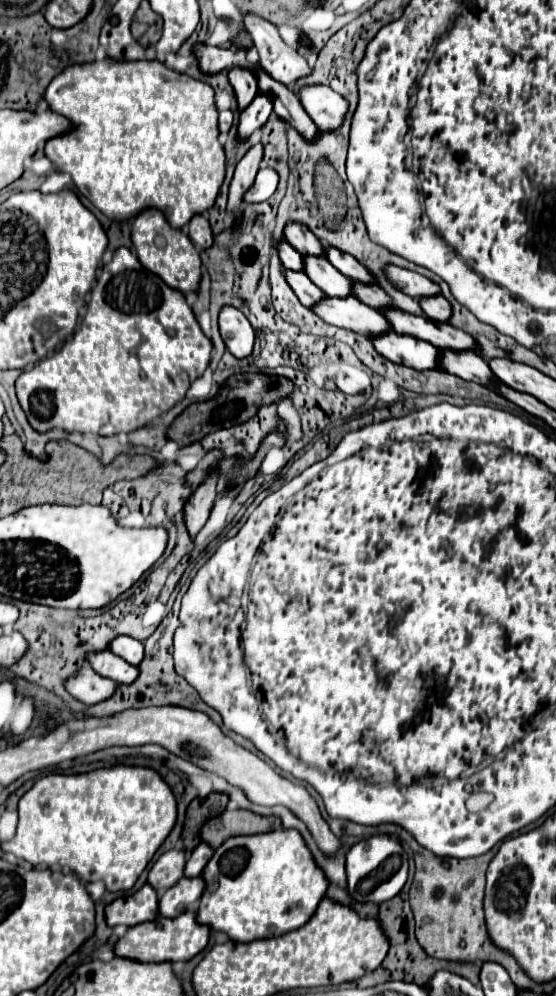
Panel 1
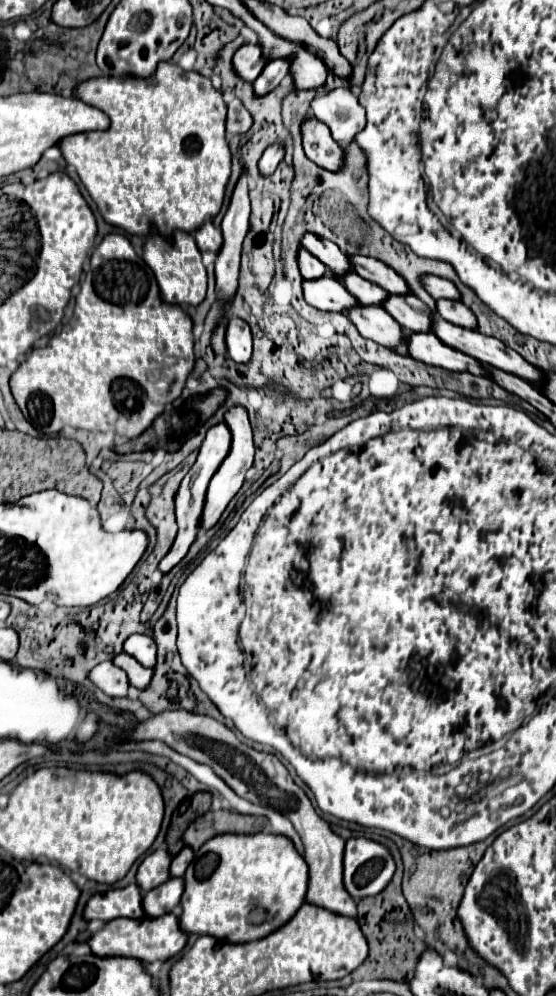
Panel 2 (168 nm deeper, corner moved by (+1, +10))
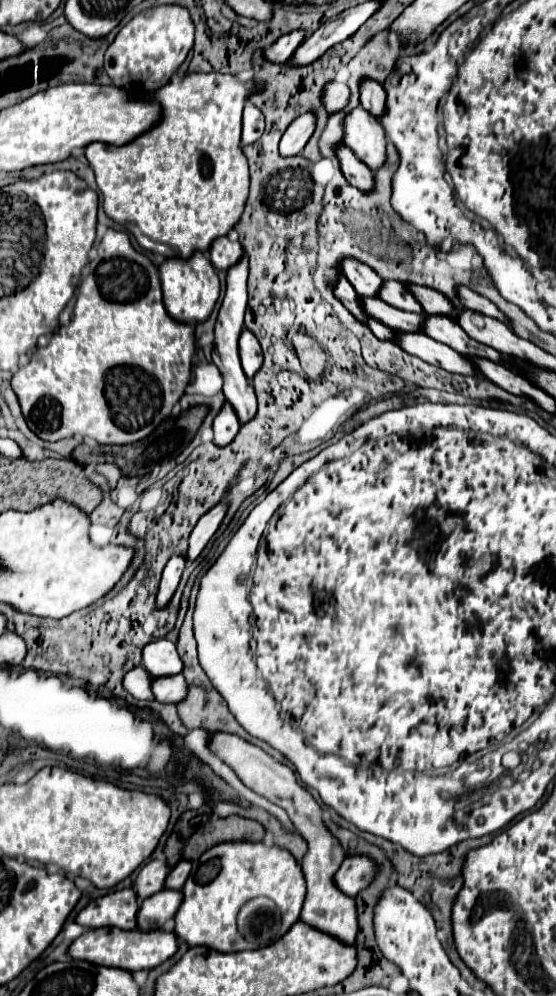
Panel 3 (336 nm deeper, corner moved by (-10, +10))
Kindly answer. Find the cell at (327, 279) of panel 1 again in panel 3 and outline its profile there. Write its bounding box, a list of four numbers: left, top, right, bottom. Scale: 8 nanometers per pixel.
[378,282,422,314]

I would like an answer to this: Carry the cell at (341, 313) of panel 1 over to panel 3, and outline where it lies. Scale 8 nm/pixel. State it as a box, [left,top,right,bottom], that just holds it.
[394,332,480,376]

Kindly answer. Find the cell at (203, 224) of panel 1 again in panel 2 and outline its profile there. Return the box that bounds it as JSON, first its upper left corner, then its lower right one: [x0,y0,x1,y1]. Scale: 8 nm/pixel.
[195,220,223,252]

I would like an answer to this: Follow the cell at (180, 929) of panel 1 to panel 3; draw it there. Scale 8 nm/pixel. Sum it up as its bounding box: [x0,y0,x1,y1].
[70,928,178,972]

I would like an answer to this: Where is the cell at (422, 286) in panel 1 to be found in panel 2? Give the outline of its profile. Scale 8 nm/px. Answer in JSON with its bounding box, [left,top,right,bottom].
[423,276,461,300]

